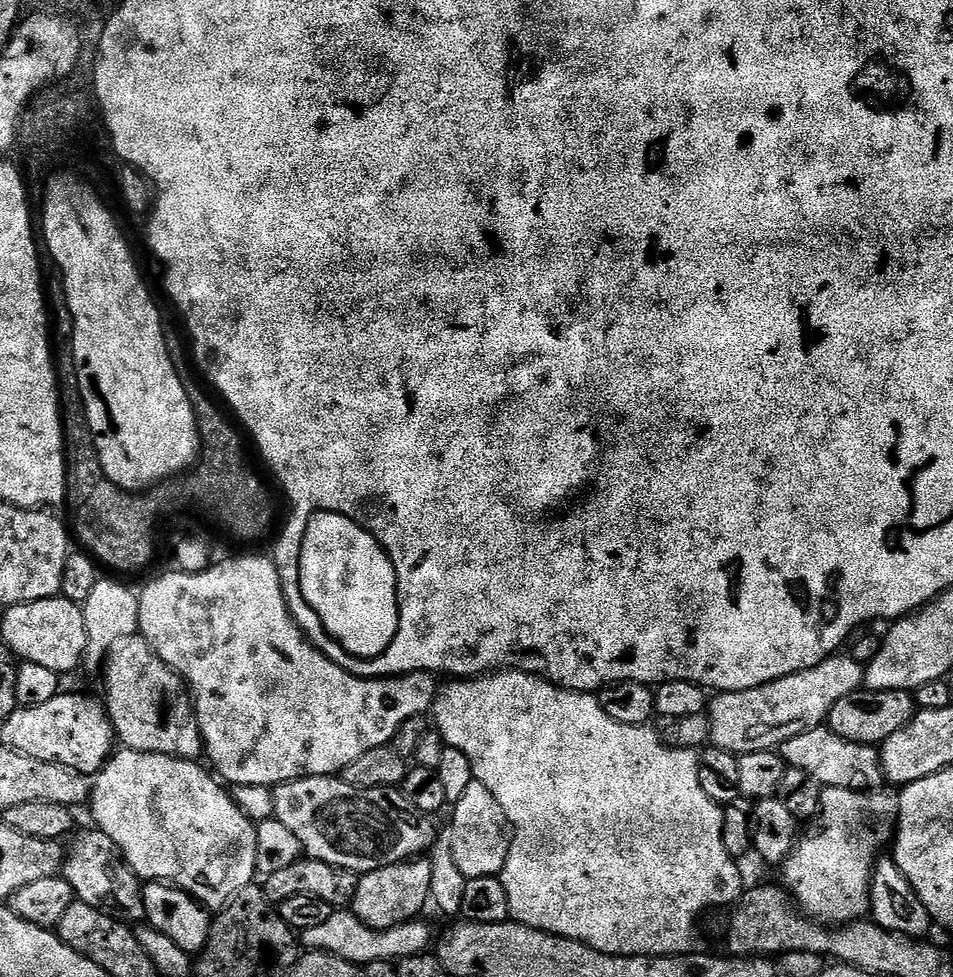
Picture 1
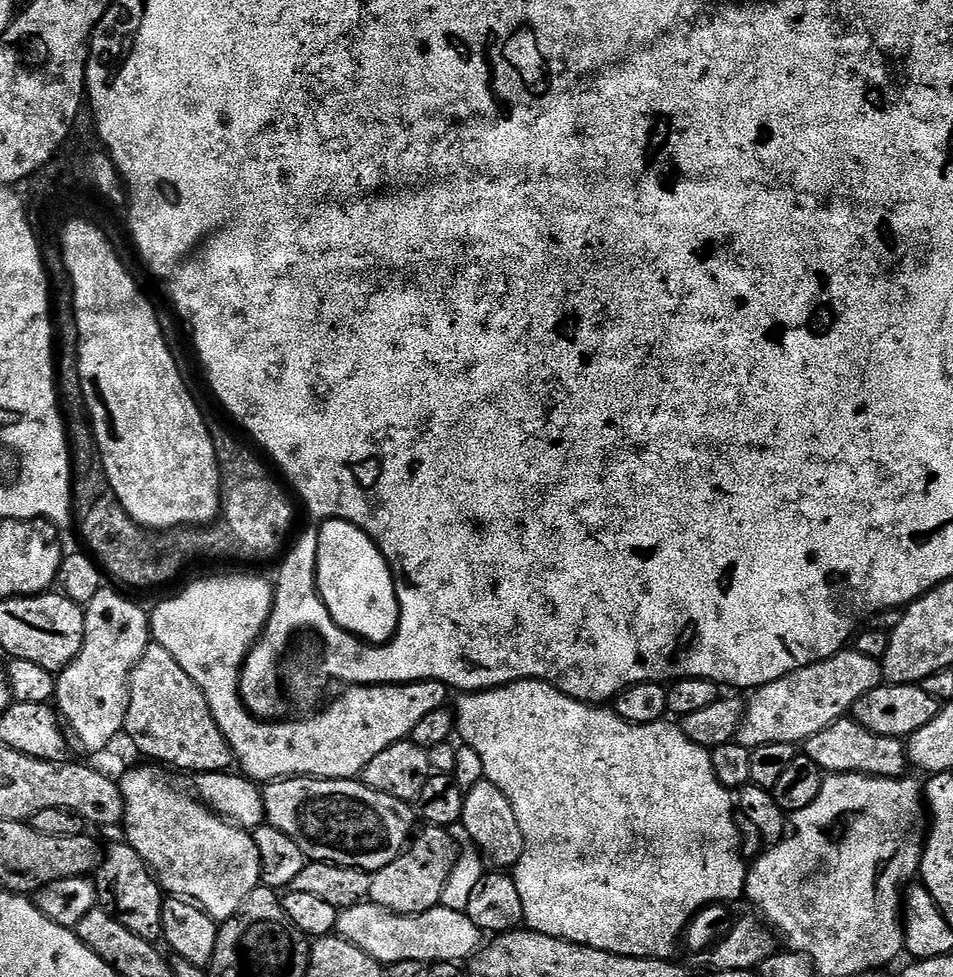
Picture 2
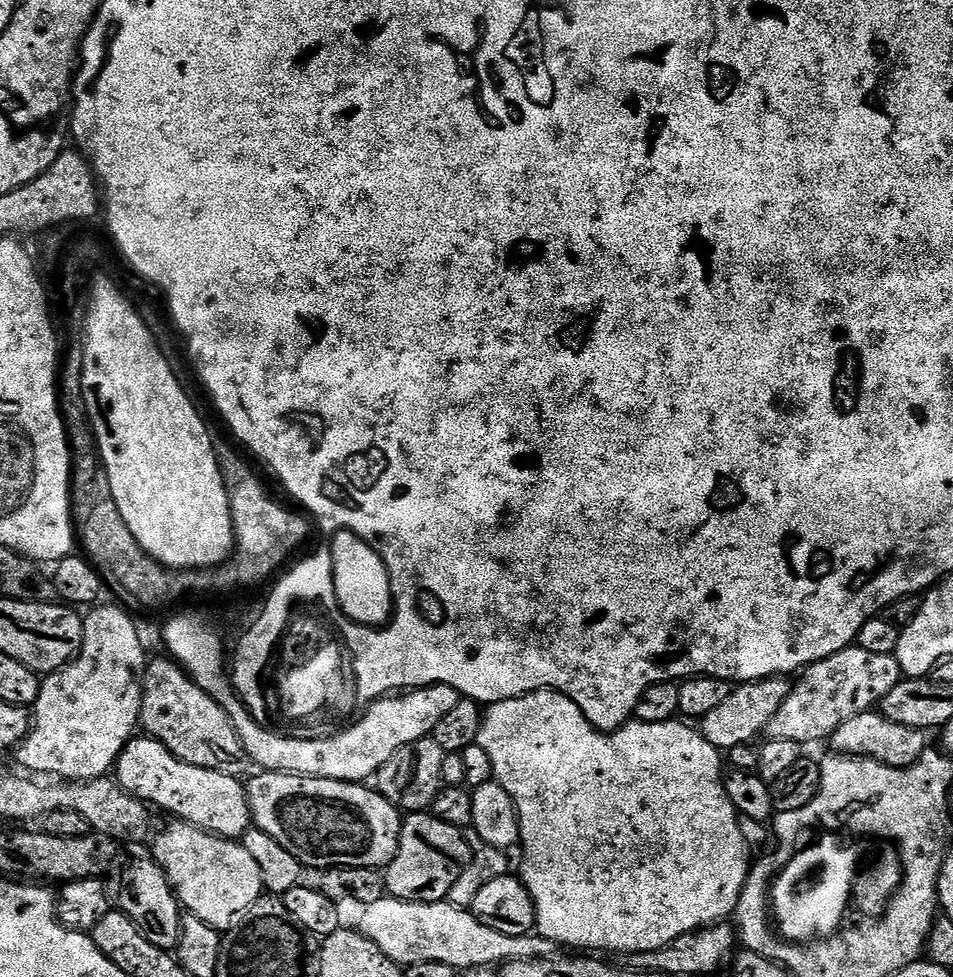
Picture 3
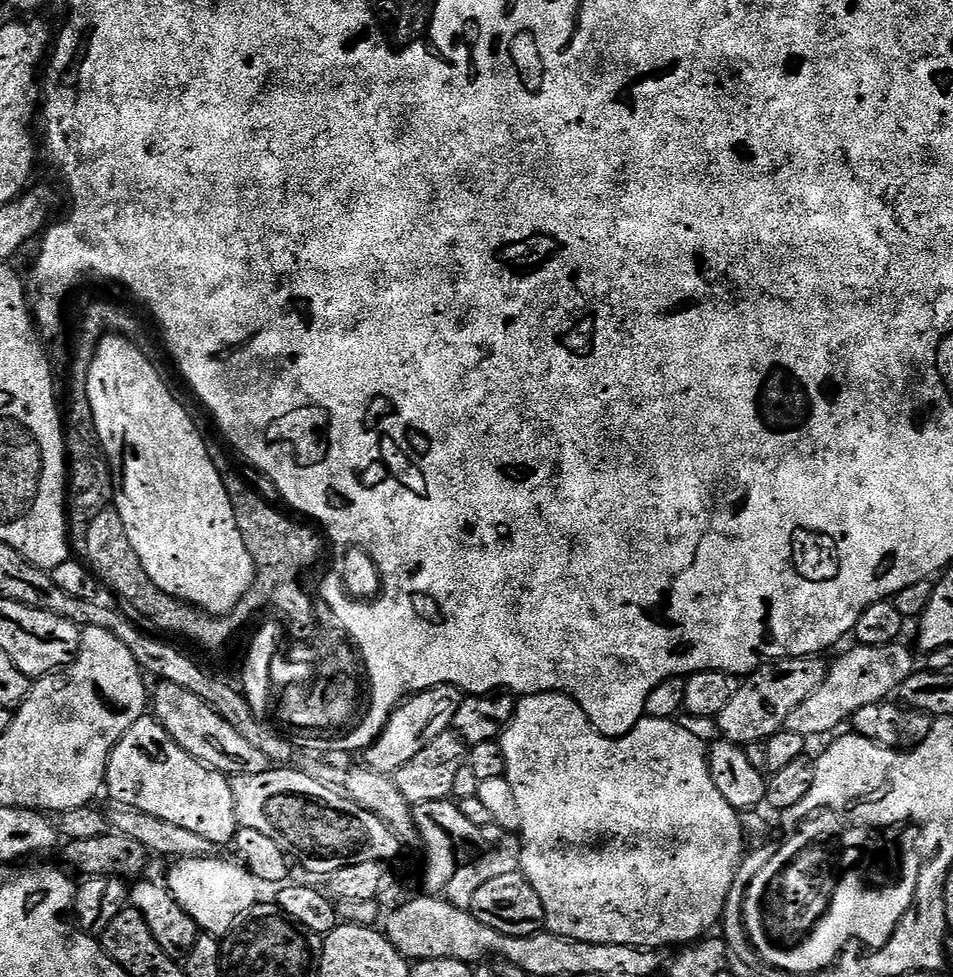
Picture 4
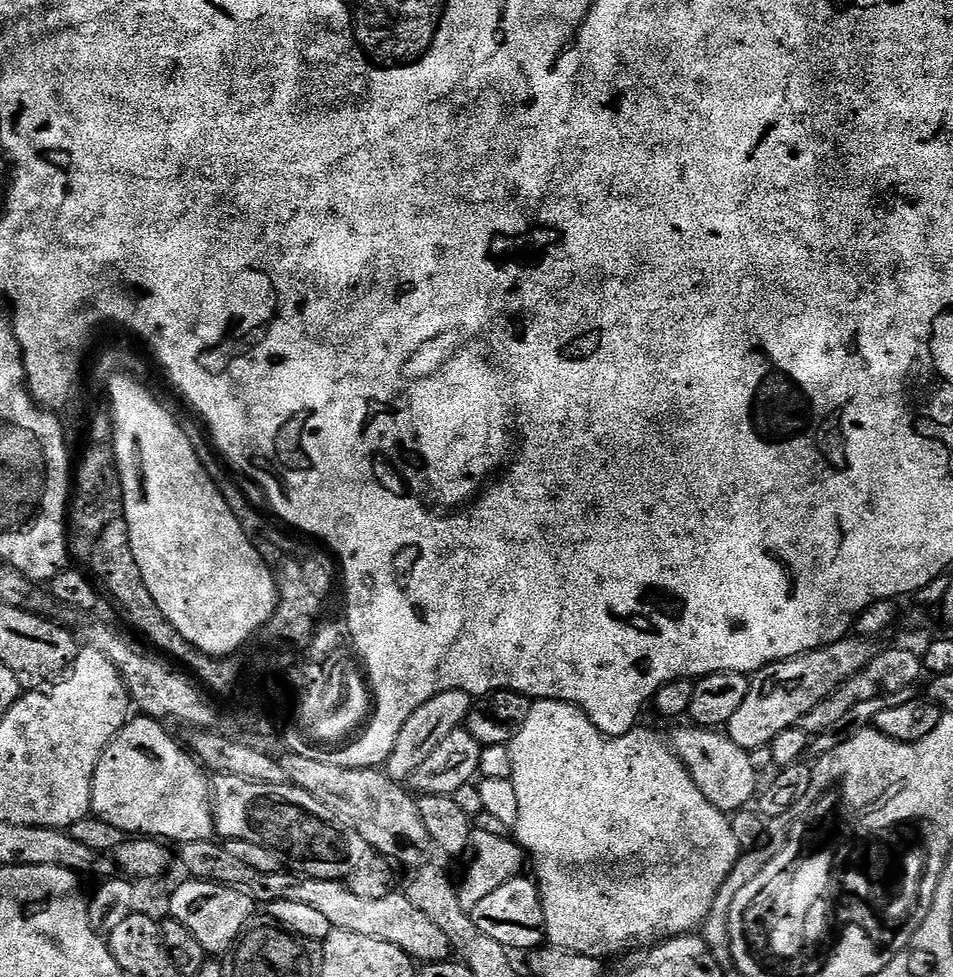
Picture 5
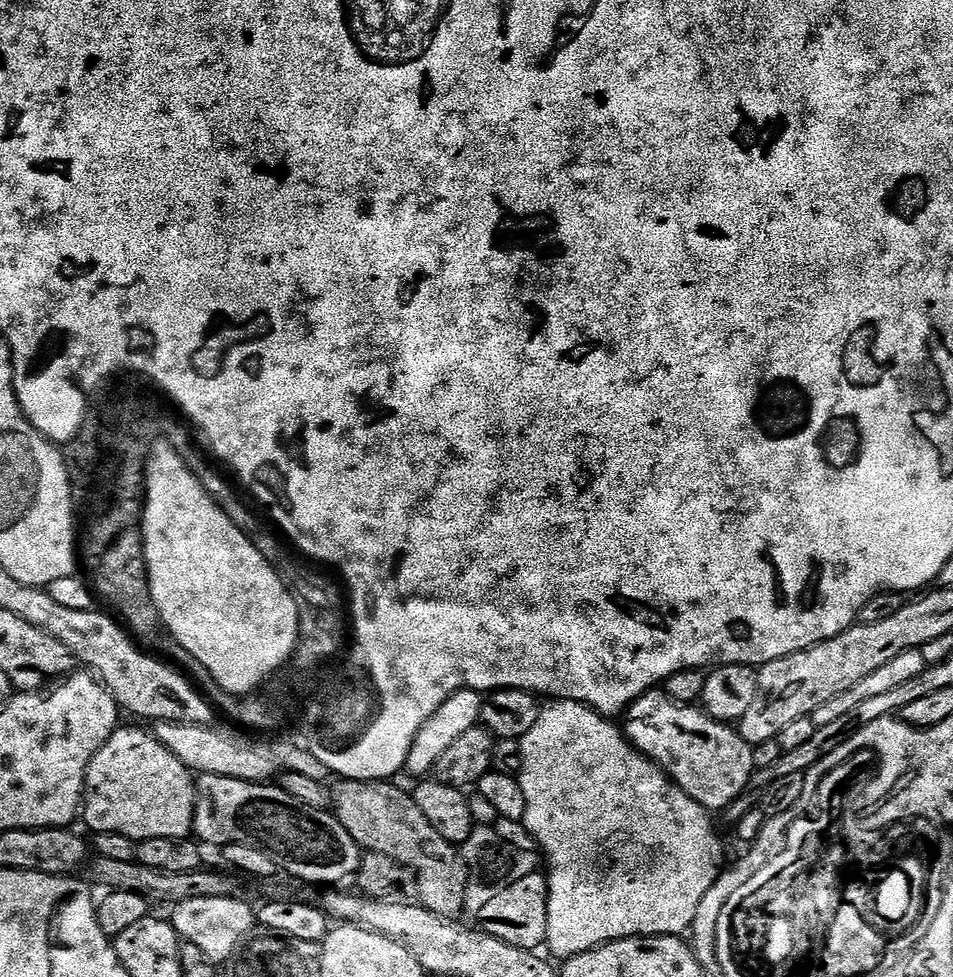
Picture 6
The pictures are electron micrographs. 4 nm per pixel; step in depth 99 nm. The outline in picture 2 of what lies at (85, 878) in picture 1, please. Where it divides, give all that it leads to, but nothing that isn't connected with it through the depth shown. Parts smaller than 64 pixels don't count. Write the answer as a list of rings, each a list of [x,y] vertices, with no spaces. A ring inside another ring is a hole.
[[[127,842],[107,845],[100,861],[100,867],[94,873],[96,898],[99,907],[120,919],[122,926],[126,926],[134,934],[144,940],[159,941],[162,936],[161,918],[163,904],[166,899],[160,881],[152,874],[147,862]]]

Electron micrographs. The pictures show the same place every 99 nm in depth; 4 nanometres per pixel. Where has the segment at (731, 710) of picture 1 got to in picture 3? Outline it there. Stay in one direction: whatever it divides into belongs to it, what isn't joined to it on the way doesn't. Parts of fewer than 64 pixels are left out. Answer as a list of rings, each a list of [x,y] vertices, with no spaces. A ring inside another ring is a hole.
[[[858,647],[844,648],[838,654],[826,658],[822,662],[814,662],[809,668],[799,673],[797,684],[788,689],[788,697],[778,706],[778,710],[768,722],[767,739],[789,740],[808,746],[815,740],[827,741],[846,722],[846,718],[854,718],[858,714],[869,711],[896,684],[898,672],[891,663],[885,662],[878,654],[869,654],[867,650]]]

